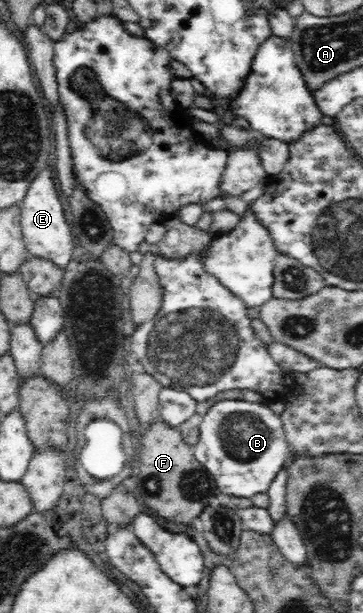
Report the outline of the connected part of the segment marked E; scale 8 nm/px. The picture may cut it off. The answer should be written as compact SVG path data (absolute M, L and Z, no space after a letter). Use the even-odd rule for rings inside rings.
M45 169L31 181L20 208L23 240L31 256L46 257L47 260L54 261L55 264L64 269L71 262L75 246L73 246L73 236L71 236L69 224L65 220L63 206L59 202L55 180L53 180L51 172Z

